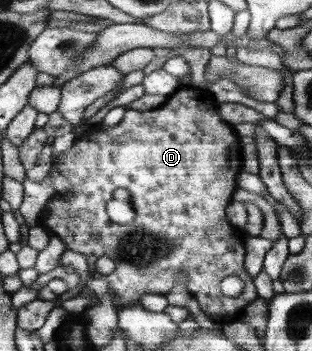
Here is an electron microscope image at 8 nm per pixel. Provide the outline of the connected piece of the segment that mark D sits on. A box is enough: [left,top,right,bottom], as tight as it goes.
[40,89,257,324]

